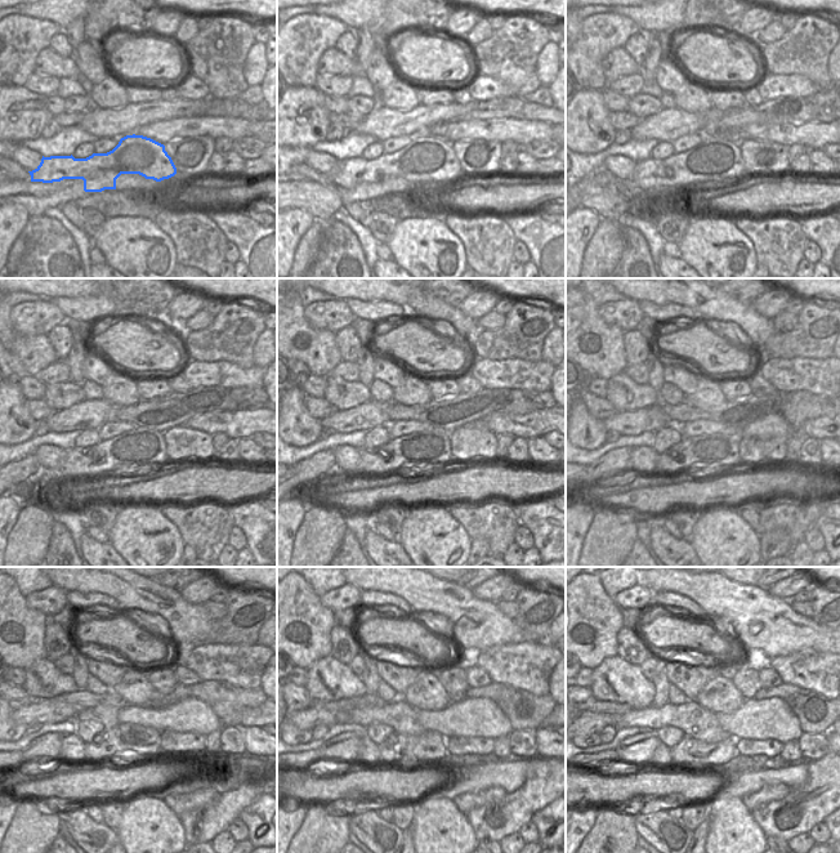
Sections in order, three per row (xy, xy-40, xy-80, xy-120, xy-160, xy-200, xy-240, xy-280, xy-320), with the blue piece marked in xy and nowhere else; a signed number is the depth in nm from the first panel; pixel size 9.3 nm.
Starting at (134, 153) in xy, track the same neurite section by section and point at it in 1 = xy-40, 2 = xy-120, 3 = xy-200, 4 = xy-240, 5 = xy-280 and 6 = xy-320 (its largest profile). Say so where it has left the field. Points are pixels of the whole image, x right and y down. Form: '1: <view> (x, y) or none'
1: xy-40 (425, 159)
2: xy-120 (143, 449)
3: xy-200 (707, 450)
4: xy-240 (128, 738)
5: xy-280 (429, 746)
6: xy-320 (689, 751)

